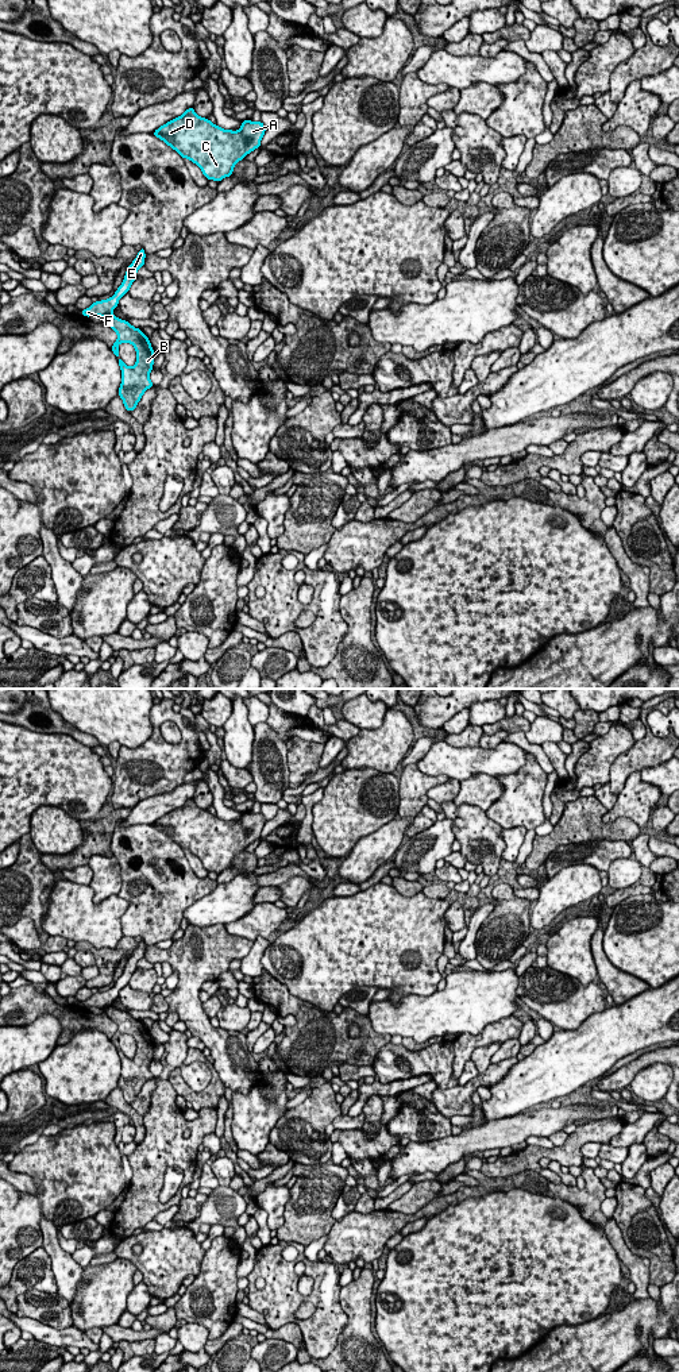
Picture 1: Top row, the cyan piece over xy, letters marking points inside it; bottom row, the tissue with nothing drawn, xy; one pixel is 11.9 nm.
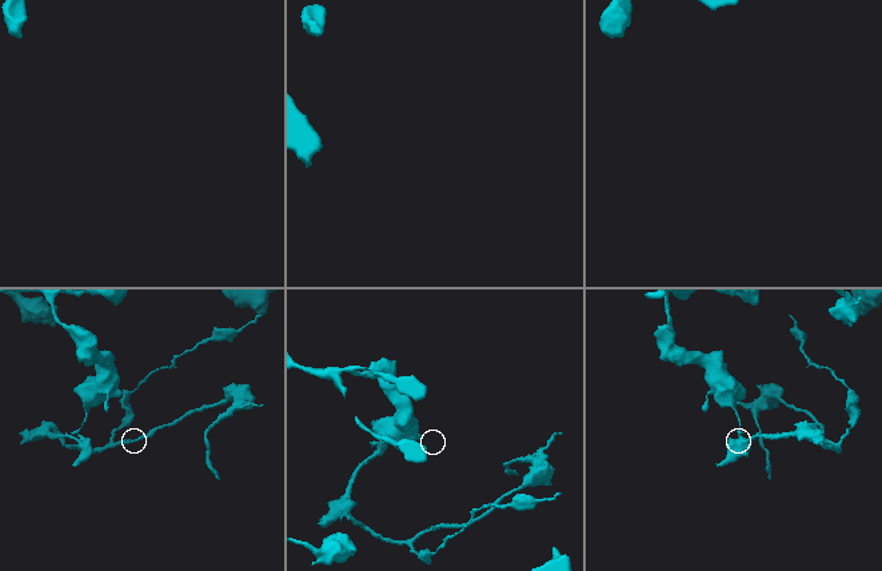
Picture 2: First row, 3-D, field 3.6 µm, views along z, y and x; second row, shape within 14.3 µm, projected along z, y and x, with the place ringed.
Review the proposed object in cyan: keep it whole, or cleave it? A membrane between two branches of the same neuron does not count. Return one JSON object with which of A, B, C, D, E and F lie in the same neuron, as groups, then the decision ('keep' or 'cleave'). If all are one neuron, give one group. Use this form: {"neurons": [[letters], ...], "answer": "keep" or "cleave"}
{"neurons": [["A", "C", "D", "E", "F"], ["B"]], "answer": "cleave"}

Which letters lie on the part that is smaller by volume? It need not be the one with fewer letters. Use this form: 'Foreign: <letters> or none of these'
Foreign: B

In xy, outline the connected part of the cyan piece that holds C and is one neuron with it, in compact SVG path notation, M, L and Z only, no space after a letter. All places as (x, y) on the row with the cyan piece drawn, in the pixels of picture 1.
M193 107L153 132L184 159L196 163L204 177L220 182L231 177L234 167L247 154L261 147L266 132L262 122L242 122L239 130L224 130L207 117L198 116Z

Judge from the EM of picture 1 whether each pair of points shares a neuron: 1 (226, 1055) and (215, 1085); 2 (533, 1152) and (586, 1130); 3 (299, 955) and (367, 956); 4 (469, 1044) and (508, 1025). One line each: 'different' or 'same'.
1: different
2: same
3: same
4: same

